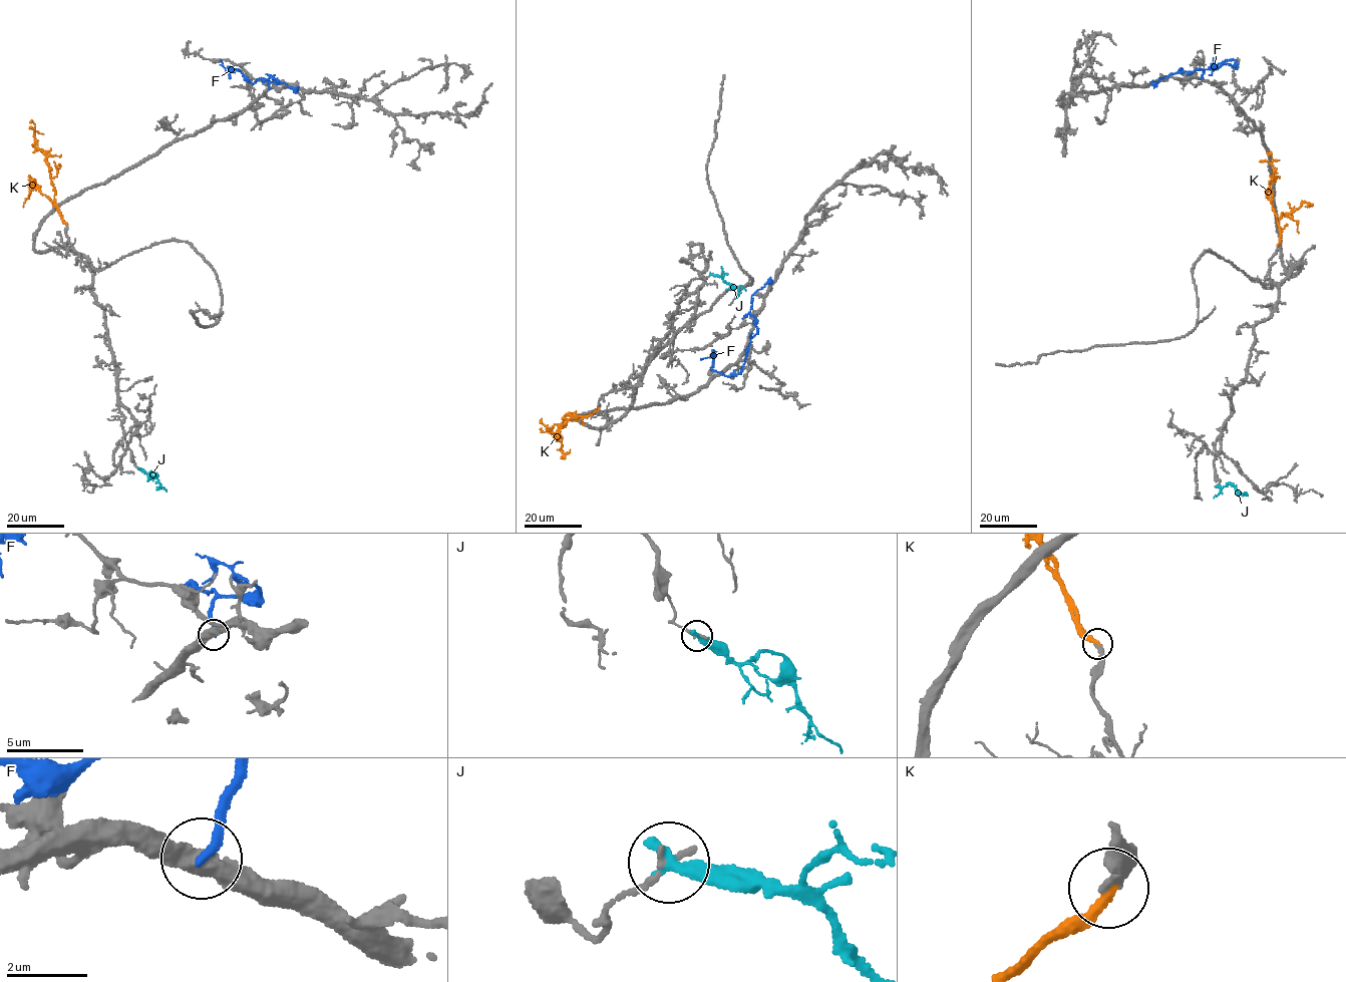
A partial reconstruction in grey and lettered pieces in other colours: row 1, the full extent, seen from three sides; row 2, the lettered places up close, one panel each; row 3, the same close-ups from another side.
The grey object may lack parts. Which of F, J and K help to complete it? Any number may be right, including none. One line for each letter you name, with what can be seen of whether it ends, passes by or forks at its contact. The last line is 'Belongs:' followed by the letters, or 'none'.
K: It ends there
Belongs: K

